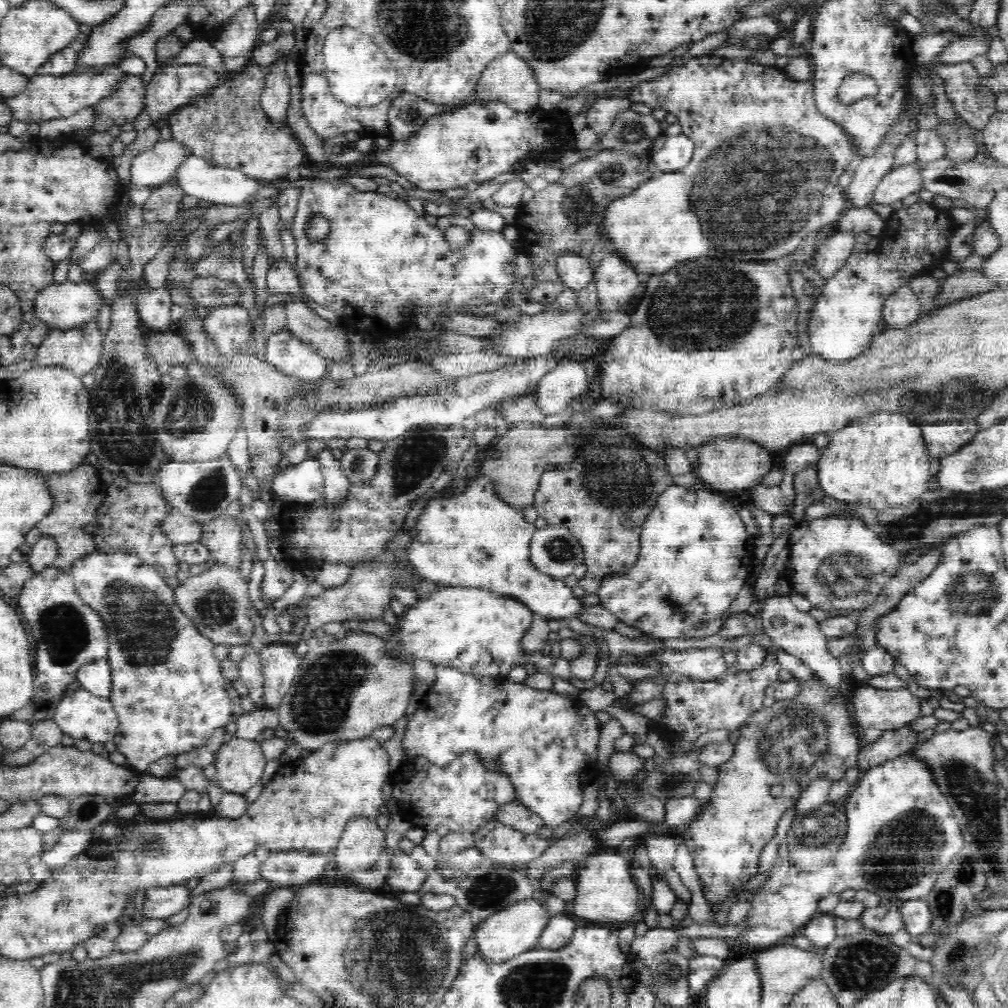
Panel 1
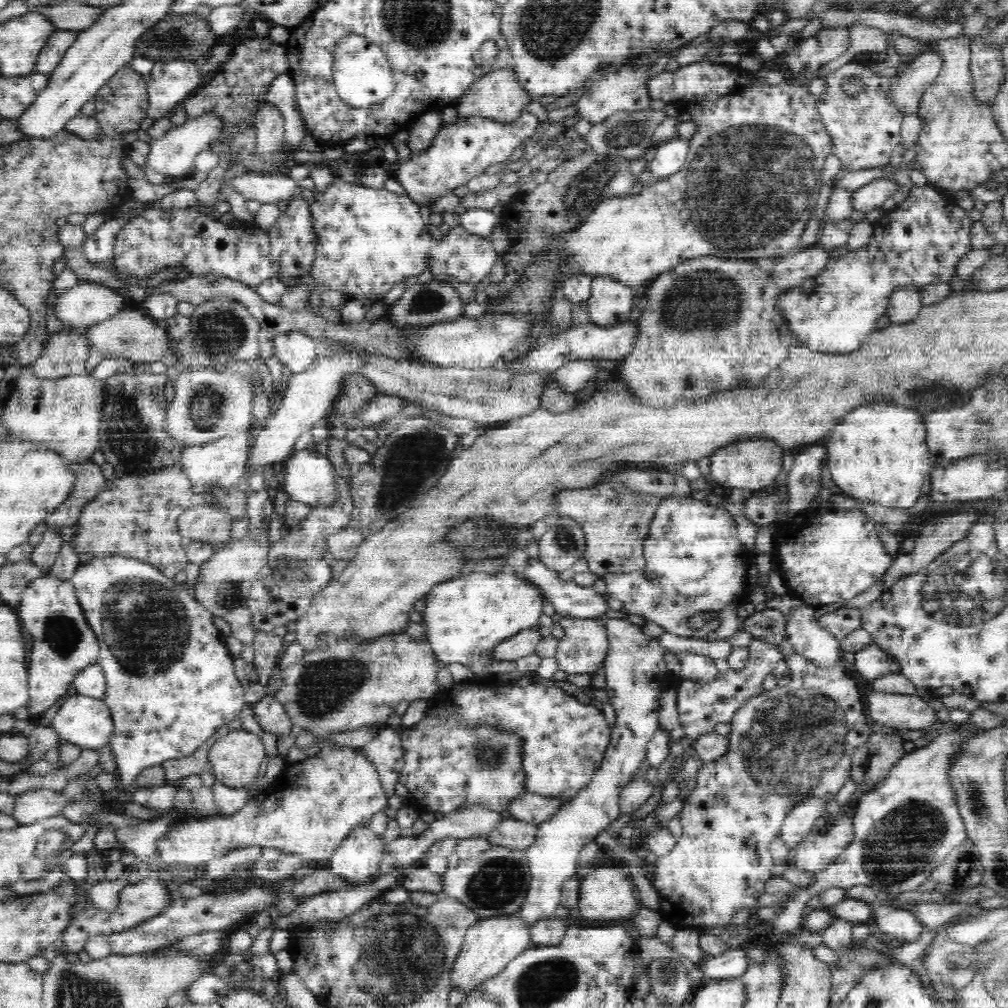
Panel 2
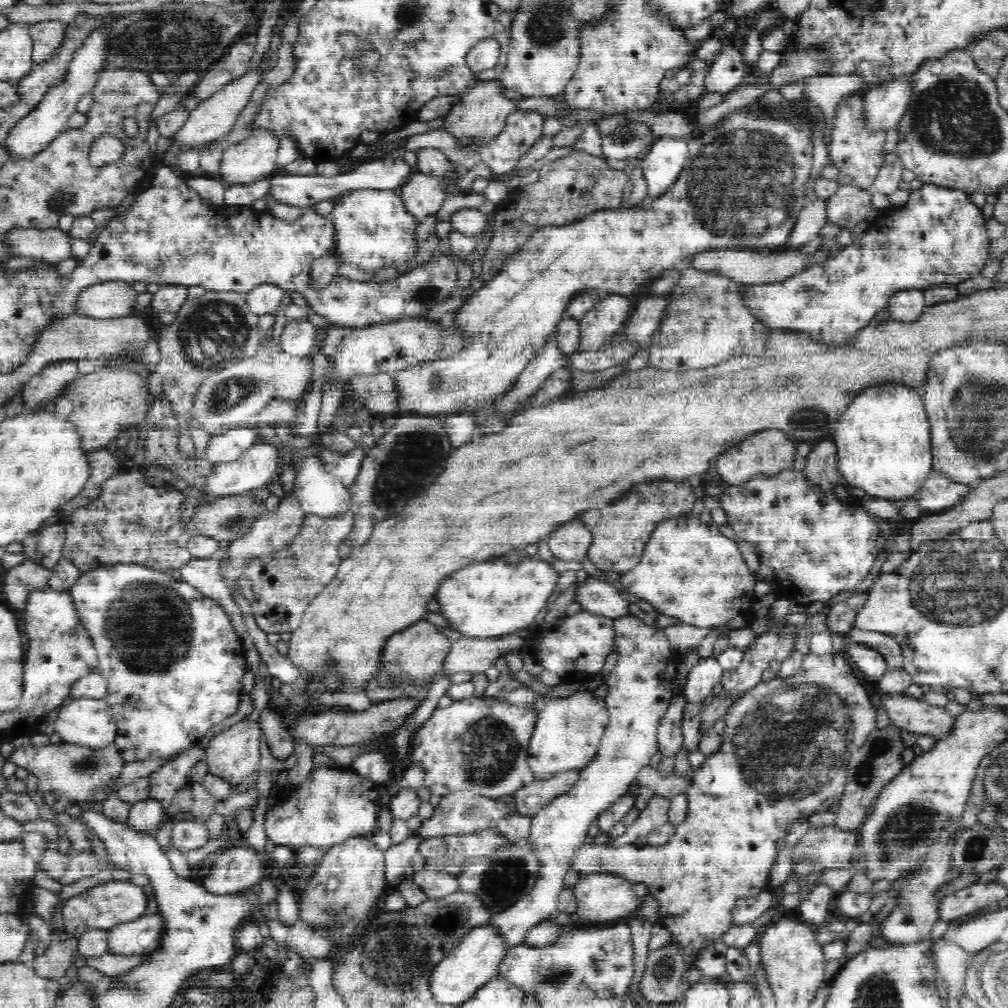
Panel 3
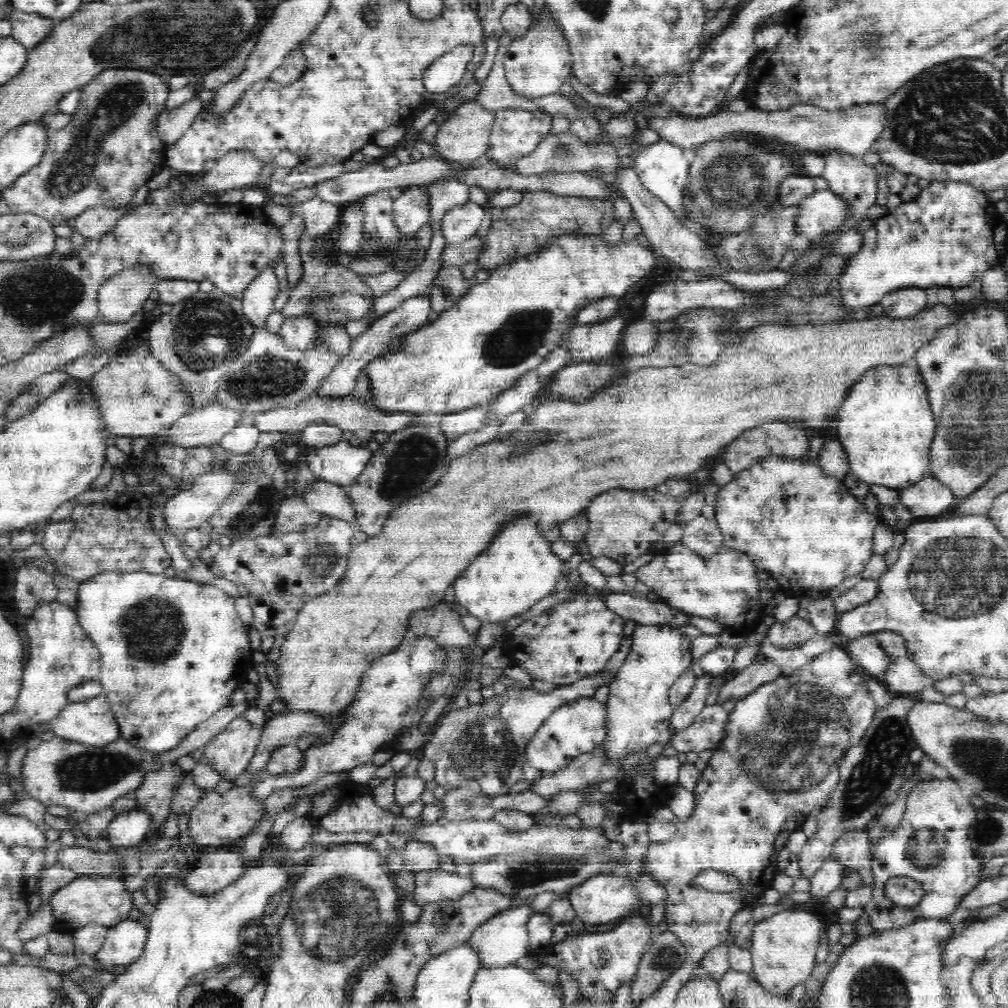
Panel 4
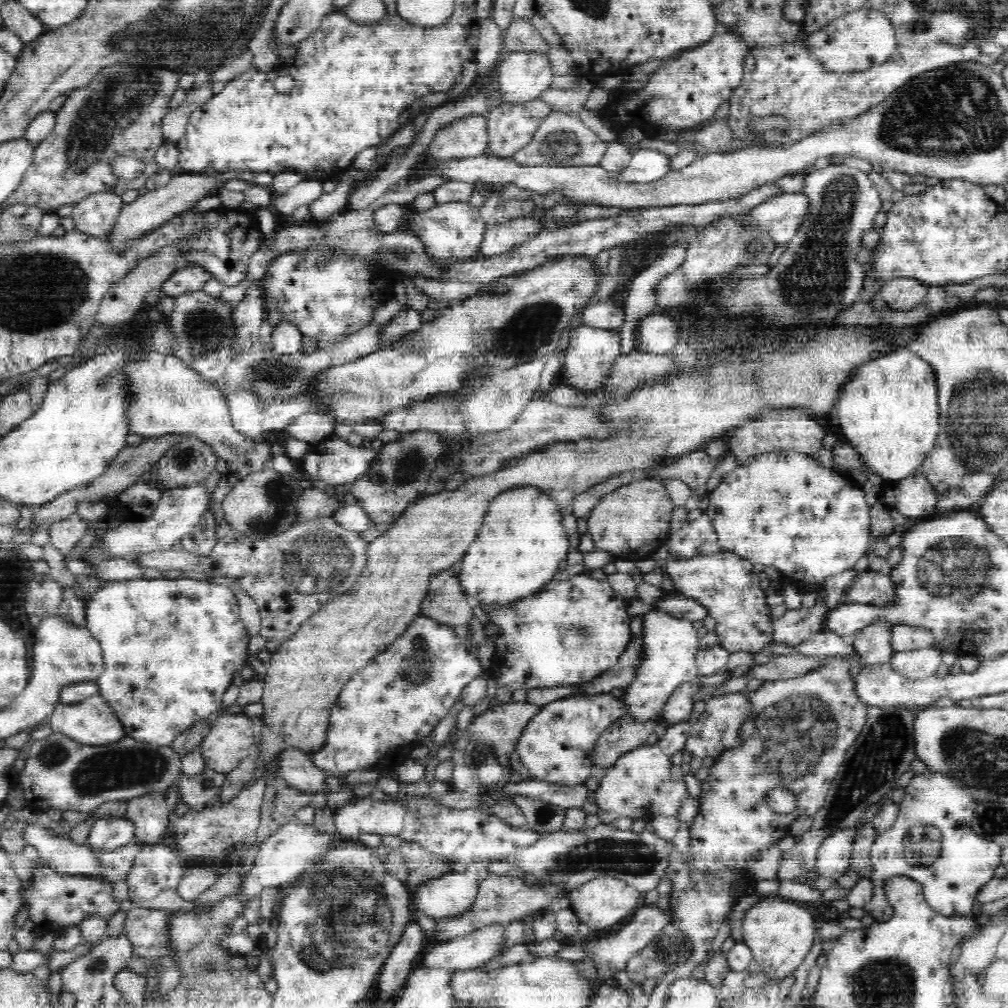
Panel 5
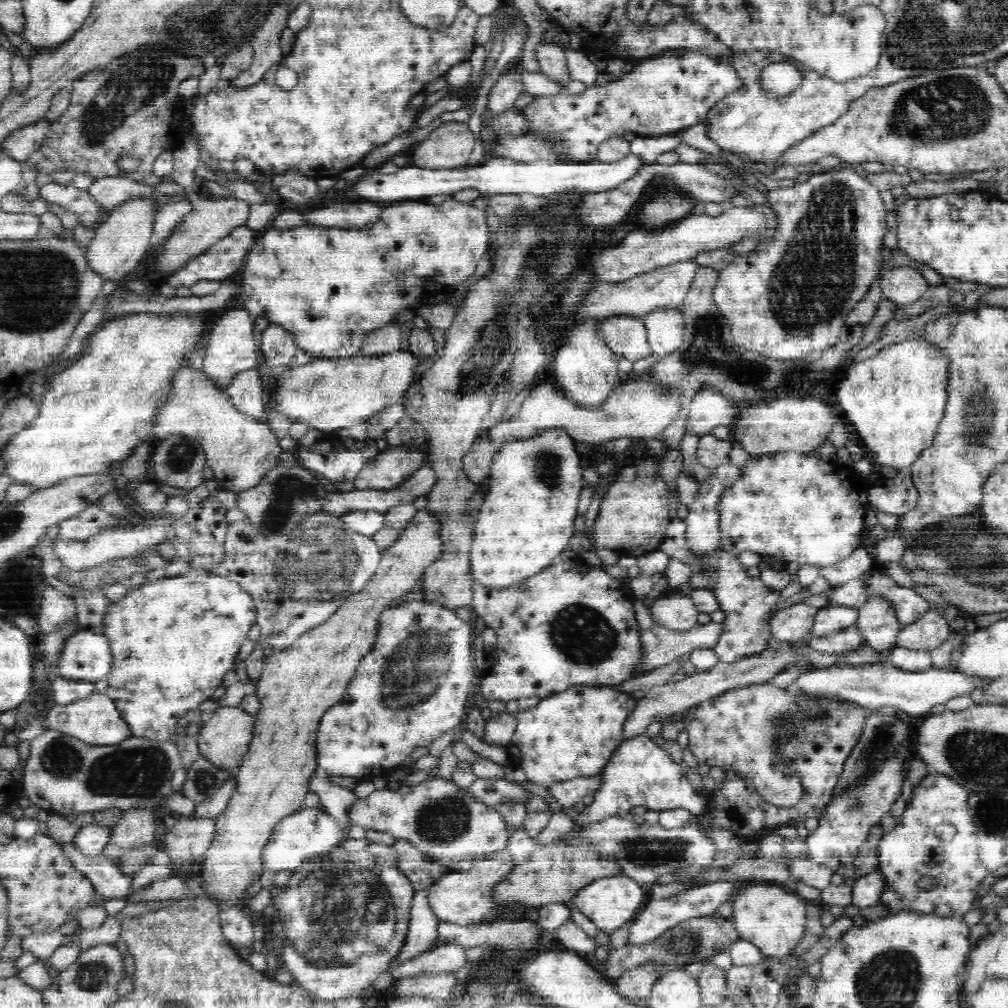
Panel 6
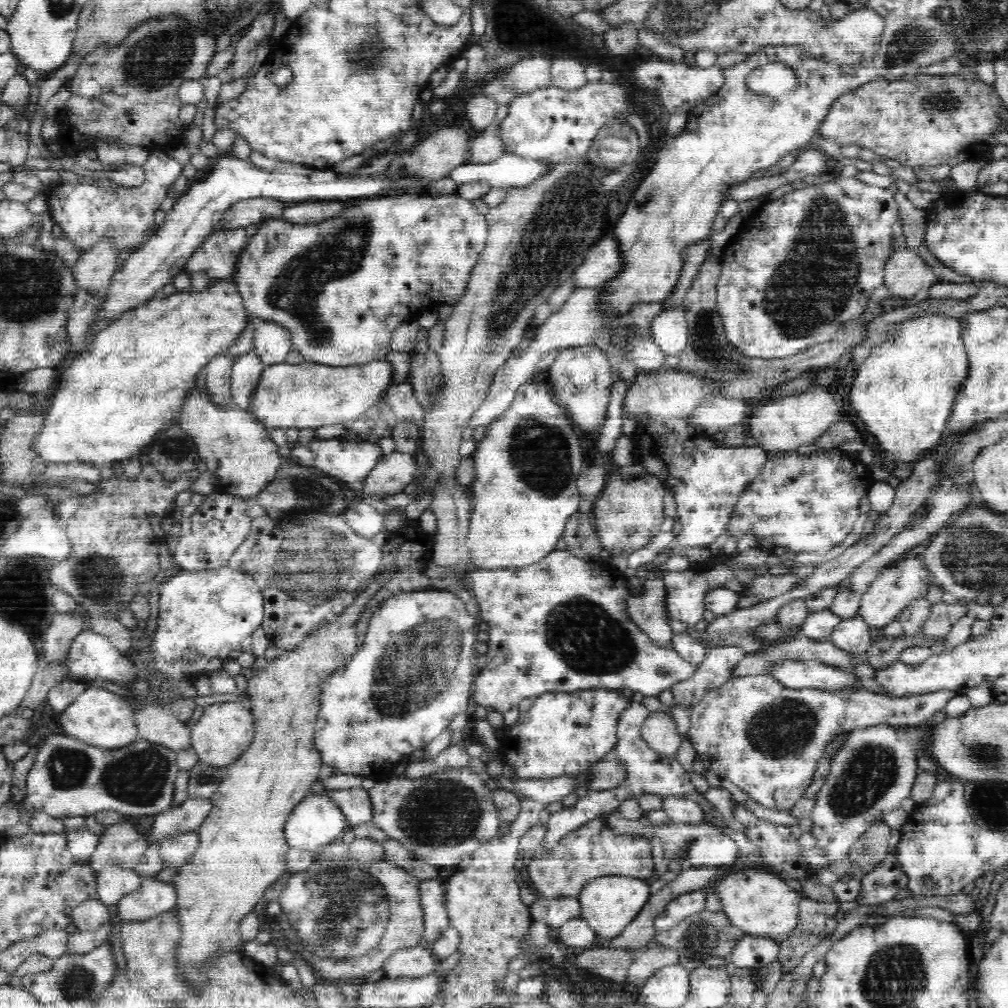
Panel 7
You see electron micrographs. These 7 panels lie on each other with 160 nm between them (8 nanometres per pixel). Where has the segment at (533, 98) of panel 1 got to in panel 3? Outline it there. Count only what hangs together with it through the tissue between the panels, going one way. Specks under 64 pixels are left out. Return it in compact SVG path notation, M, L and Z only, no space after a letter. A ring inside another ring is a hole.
M492 81L475 83L462 94L459 101L445 117L444 130L456 138L461 152L468 151L468 154L477 156L477 150L482 145L487 145L490 141L502 132L502 126L506 114L516 110L515 104L511 100L501 96L500 84Z

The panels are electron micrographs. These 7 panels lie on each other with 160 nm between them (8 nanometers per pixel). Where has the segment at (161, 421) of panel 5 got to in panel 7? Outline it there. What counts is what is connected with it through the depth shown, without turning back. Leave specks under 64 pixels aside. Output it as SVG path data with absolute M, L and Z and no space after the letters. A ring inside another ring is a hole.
M192 390L177 423L194 440L208 471L218 478L221 492L246 498L257 497L274 481L278 470L287 462L271 440L269 430L256 423L250 413L236 407L220 409L210 401L206 392Z

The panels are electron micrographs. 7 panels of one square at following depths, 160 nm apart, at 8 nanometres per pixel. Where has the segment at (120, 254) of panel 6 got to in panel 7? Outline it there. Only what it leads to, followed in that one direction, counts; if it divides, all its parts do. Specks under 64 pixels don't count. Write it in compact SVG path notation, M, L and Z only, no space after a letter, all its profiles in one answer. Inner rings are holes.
M96 245L88 252L81 253L71 270L76 288L92 296L97 295L110 282L119 254L120 252L114 252L110 245Z

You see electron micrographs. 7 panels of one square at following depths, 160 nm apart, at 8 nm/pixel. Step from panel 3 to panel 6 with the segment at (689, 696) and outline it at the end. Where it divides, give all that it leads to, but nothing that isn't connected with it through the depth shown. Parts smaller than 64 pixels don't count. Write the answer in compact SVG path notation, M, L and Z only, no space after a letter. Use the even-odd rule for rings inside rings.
M632 734L619 744L603 768L603 783L593 793L594 801L572 819L576 828L585 827L617 814L626 816L634 806L644 806L648 810L684 807L695 815L705 813L710 797L690 785L686 775L680 770L681 763L676 763L670 754L655 745L651 737L643 734Z

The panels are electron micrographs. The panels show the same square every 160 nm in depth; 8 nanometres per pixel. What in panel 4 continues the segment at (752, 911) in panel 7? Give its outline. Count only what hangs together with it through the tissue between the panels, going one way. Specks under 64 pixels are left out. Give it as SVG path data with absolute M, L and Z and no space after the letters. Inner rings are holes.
M788 905L782 911L756 921L749 949L756 981L776 995L786 995L793 987L804 984L817 966L815 956L823 931L820 918L806 910L789 910Z

